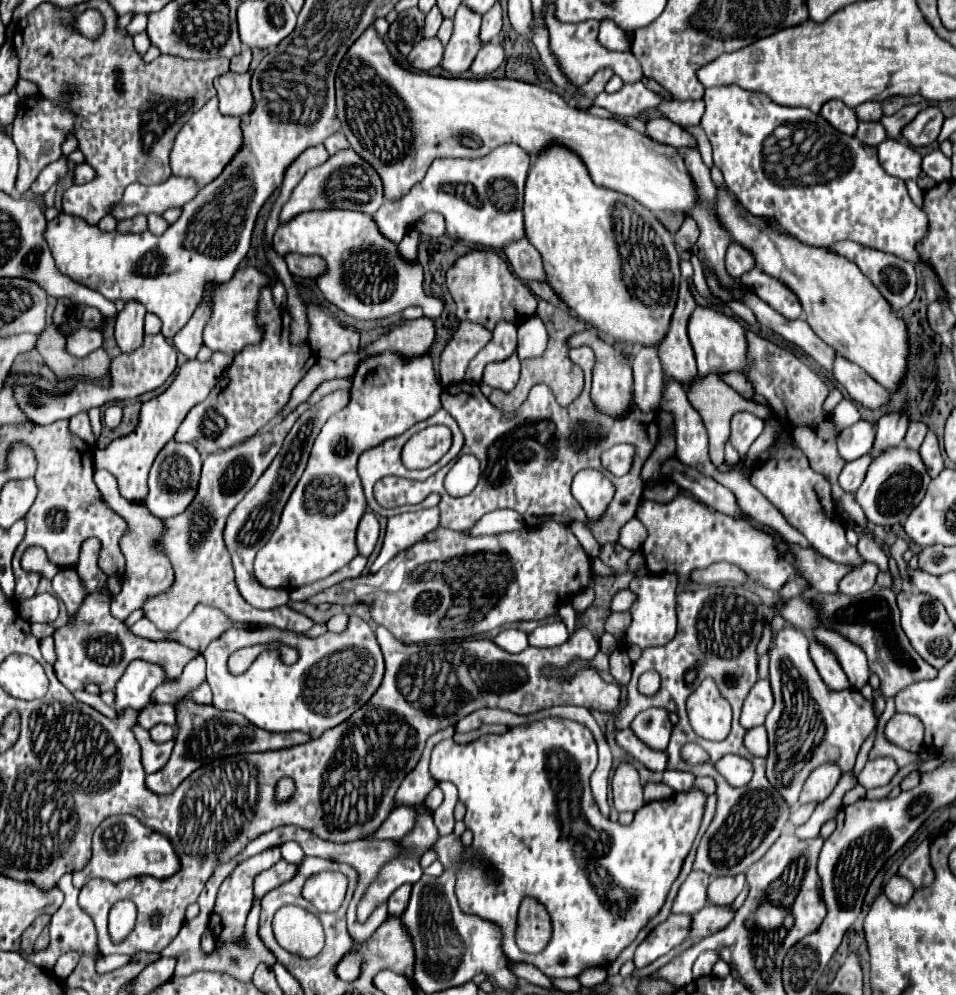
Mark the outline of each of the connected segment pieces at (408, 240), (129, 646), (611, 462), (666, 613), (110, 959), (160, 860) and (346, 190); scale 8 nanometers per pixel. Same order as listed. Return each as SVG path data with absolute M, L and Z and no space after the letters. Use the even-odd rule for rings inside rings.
M410 230L410 232L402 238L402 242L400 242L400 246L398 246L402 258L406 258L406 260L416 260L416 250L418 250L420 240L422 240L422 234L420 234L418 230Z
M100 592L88 594L80 604L80 610L72 616L72 620L54 632L54 650L56 650L54 672L70 692L88 690L88 686L94 686L98 692L114 690L126 666L136 658L162 664L168 676L176 678L182 674L184 666L196 656L180 642L148 640L134 636L120 620L116 620L110 614L110 596L104 596Z
M614 446L614 450L606 450L602 454L602 464L614 474L614 476L624 476L628 474L628 468L632 468L632 458L634 458L634 446Z
M672 574L634 576L628 588L636 594L636 602L632 604L630 610L632 622L624 630L620 650L626 650L630 646L638 646L640 650L646 650L650 646L668 644L676 634L676 576Z
M104 956L104 958L98 958L96 960L96 972L108 972L108 970L112 970L112 968L120 968L120 966L126 966L126 964L130 964L132 960L136 960L134 956Z
M110 816L96 830L92 838L92 858L90 862L72 874L74 886L80 890L92 878L106 878L110 882L120 882L130 876L150 874L156 878L172 876L178 870L178 856L172 850L168 838L144 826L140 820L132 816Z
M346 148L330 156L322 166L316 166L306 172L306 176L294 188L290 200L284 204L280 222L288 222L290 218L308 210L326 210L326 208L358 210L372 216L382 206L382 202L384 202L384 184L380 182L380 176L352 148Z

